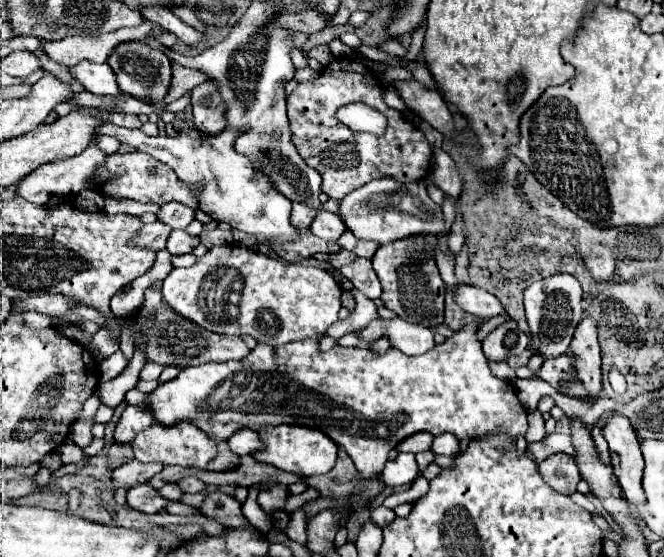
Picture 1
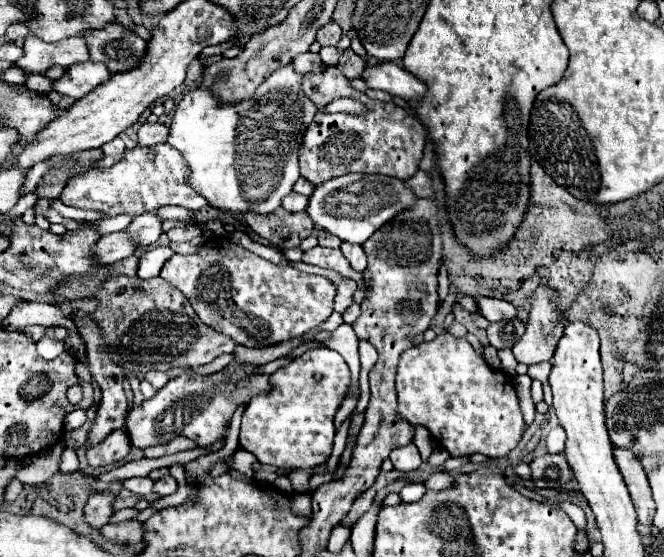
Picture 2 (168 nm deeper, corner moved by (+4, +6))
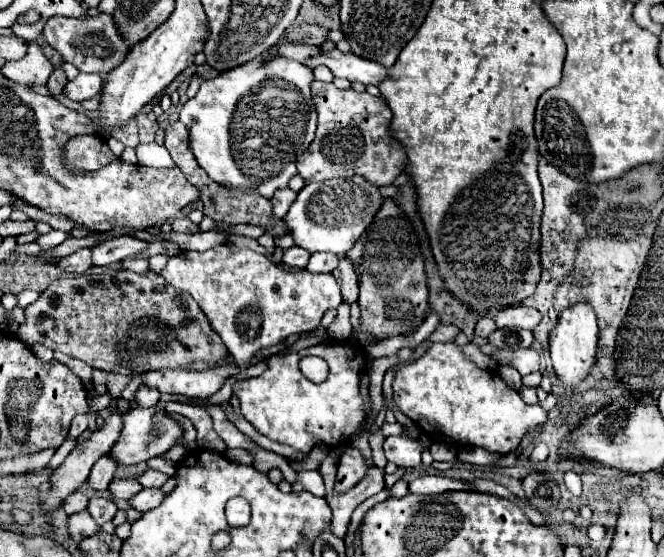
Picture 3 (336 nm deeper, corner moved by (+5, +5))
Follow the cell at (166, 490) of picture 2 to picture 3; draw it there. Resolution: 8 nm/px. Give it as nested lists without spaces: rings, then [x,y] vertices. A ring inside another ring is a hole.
[[[152,487],[152,489],[142,489],[138,495],[134,495],[130,499],[130,505],[144,513],[144,511],[150,511],[150,509],[158,507],[162,503],[162,499],[164,499],[162,489],[160,487]]]

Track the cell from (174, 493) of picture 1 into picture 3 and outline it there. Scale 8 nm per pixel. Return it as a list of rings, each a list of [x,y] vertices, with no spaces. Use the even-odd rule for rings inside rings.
[[[114,479],[108,489],[116,499],[132,499],[142,489],[142,485],[136,479]]]

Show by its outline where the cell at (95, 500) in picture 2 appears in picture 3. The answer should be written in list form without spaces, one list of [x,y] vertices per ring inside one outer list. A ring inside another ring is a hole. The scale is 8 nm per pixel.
[[[88,509],[80,511],[80,513],[74,513],[70,515],[70,521],[68,521],[68,531],[72,535],[72,539],[76,541],[82,541],[84,537],[90,537],[98,531],[100,527],[96,525],[96,521],[92,519],[92,515],[88,513]]]

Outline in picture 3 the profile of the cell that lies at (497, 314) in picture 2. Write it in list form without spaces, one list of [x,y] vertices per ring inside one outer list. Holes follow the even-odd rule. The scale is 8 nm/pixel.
[[[504,307],[496,313],[494,321],[498,327],[522,327],[522,329],[534,329],[540,323],[540,313],[536,309],[528,307]]]

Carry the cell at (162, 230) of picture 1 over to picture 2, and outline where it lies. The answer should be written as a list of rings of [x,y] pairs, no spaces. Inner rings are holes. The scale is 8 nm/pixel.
[[[113,232],[101,236],[93,246],[93,258],[97,264],[113,264],[119,262],[135,252],[133,244],[129,244],[129,238],[125,238],[125,232]]]

